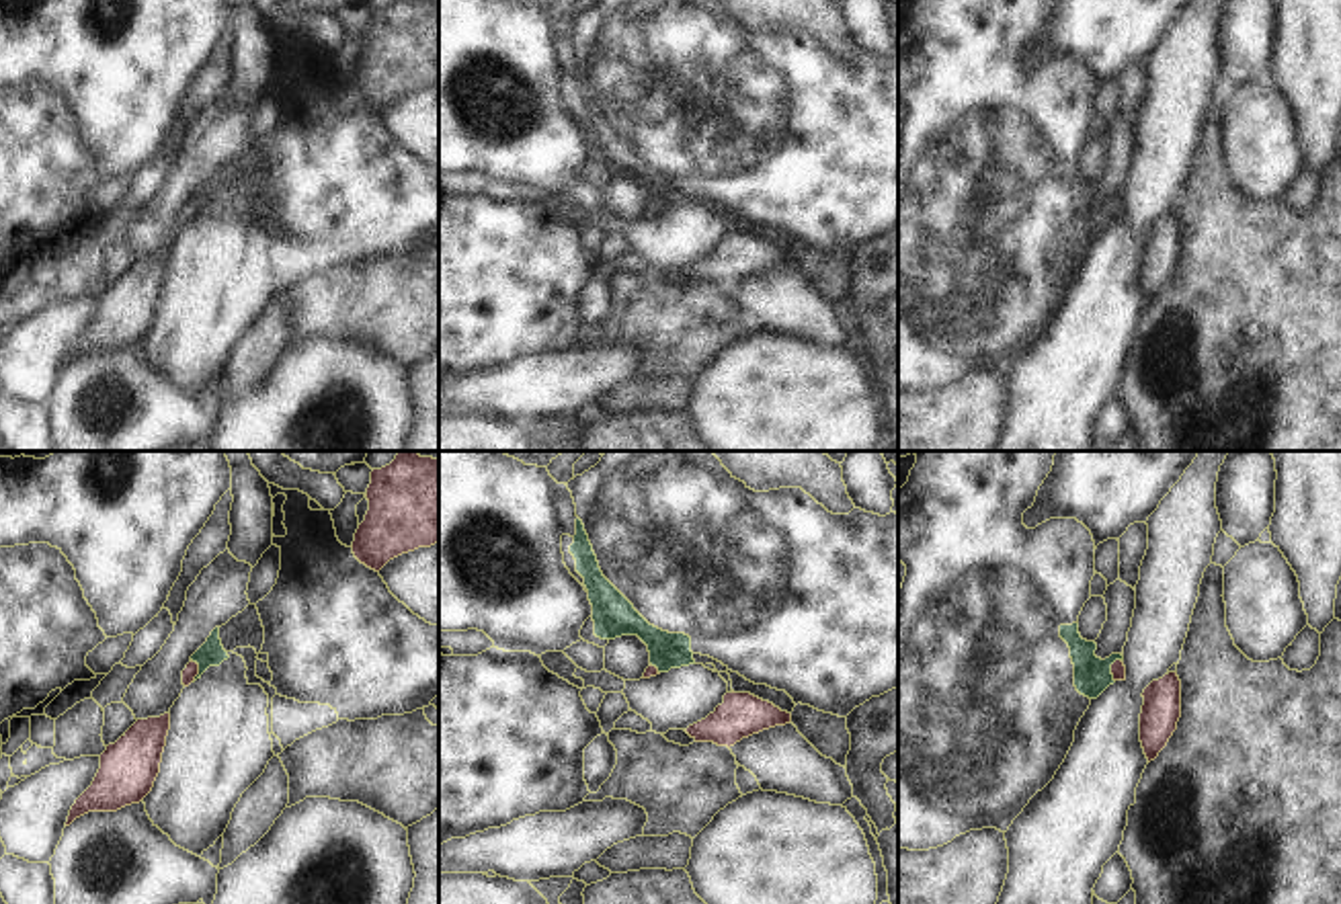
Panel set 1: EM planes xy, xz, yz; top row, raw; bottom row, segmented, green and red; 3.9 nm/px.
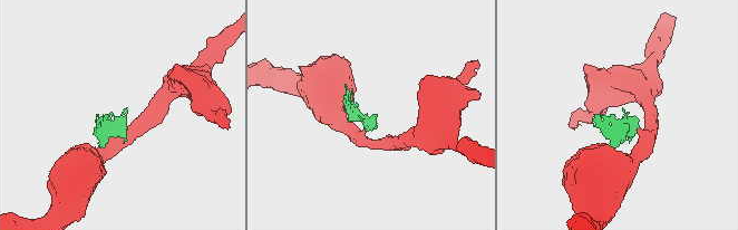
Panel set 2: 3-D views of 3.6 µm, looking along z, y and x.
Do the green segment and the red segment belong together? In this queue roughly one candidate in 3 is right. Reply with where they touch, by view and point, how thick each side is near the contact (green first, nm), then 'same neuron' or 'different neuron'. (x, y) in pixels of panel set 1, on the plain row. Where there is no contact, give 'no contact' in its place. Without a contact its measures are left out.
yz (1110, 210) | 140/60 nm | different neuron

